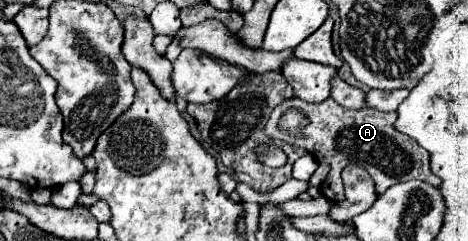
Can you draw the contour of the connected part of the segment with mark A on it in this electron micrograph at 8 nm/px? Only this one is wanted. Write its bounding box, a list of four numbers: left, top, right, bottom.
[266,99,440,201]

